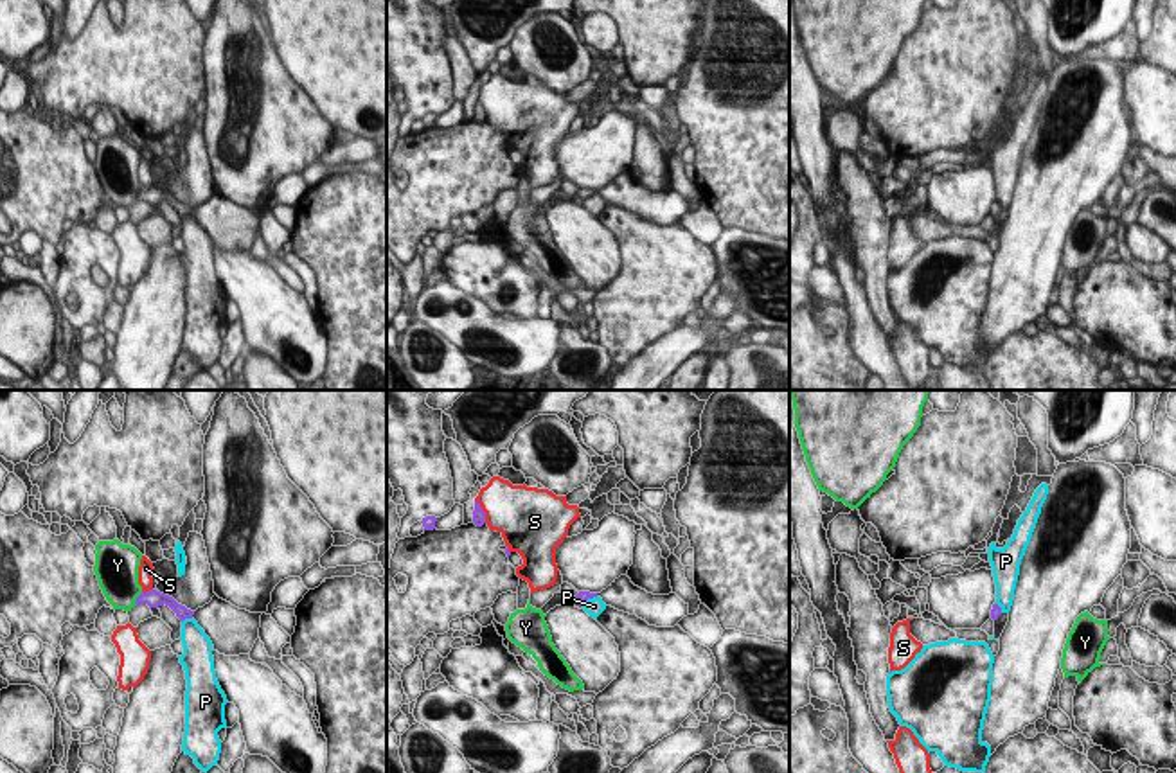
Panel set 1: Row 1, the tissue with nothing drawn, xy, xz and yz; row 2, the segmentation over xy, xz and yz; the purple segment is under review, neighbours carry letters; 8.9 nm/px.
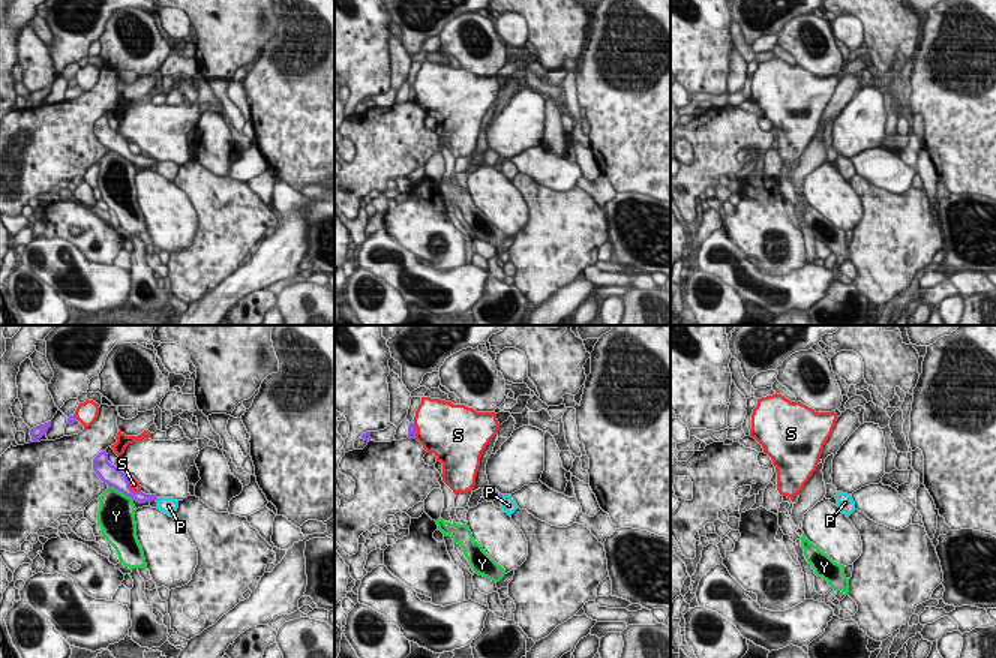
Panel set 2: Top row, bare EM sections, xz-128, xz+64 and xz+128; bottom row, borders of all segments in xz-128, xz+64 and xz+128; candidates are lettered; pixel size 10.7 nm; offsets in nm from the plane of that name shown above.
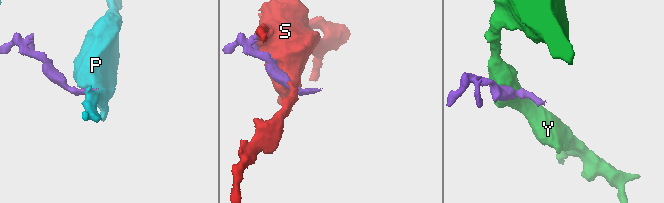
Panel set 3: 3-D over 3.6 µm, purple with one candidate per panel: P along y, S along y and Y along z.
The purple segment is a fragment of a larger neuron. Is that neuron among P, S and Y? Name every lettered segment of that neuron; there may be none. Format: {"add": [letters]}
{"add": []}

